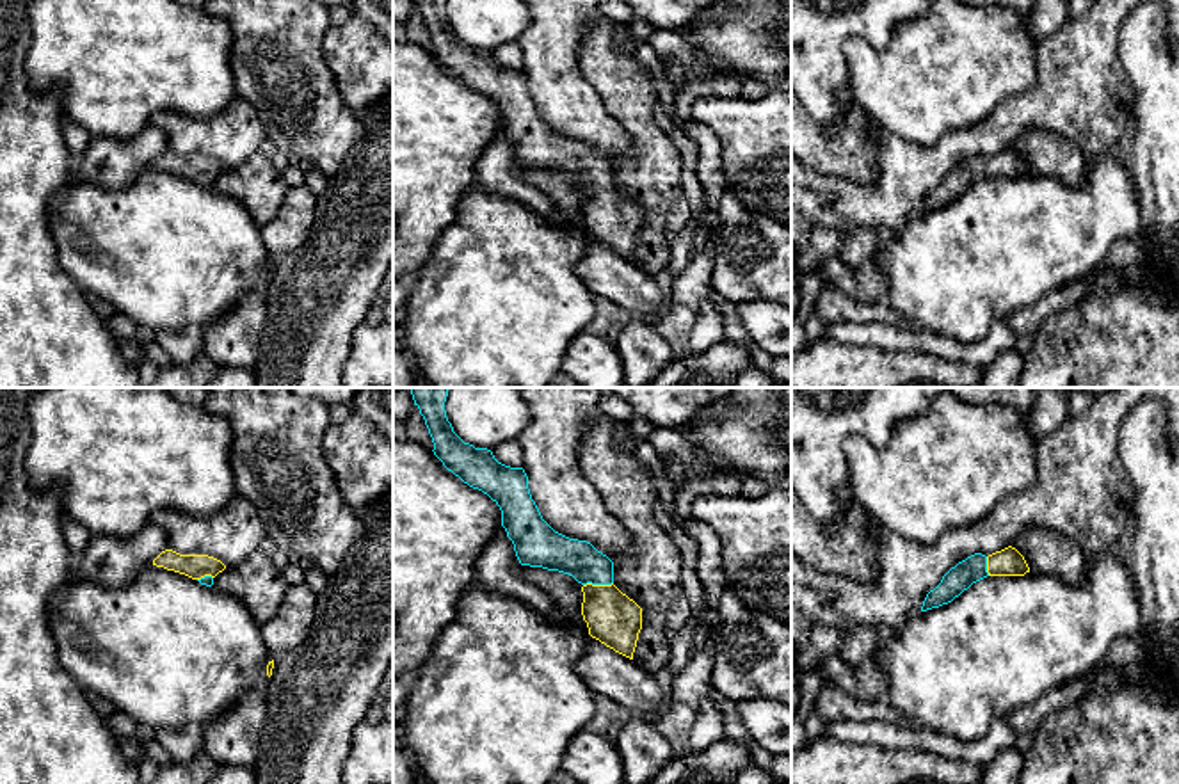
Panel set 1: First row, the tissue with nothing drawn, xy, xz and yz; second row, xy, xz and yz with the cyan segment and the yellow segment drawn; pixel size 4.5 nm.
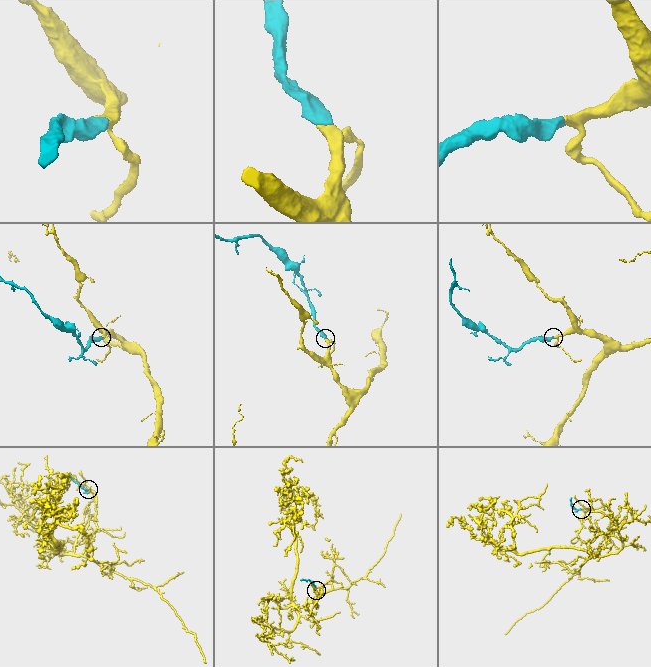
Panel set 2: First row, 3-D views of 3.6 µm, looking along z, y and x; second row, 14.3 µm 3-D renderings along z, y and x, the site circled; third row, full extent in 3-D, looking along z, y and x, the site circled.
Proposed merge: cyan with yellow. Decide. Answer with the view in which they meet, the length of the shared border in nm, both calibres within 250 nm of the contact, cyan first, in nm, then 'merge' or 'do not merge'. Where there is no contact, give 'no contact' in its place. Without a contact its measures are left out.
meets cyan in xz; contact 140 nm long; 170 nm thick on the cyan side, 240 nm on the other; merge

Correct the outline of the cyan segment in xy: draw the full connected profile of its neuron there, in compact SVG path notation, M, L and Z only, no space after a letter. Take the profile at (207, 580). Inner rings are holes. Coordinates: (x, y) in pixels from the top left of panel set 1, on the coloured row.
M172 549L162 551L153 565L164 567L197 580L201 585L212 587L213 578L226 569L226 565L208 555L180 555Z

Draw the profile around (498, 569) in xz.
M503 526L496 530L489 544L478 555L475 571L477 587L521 599L546 619L562 626L567 624L565 617L558 612L553 599L539 587L523 578L514 544L507 537Z

